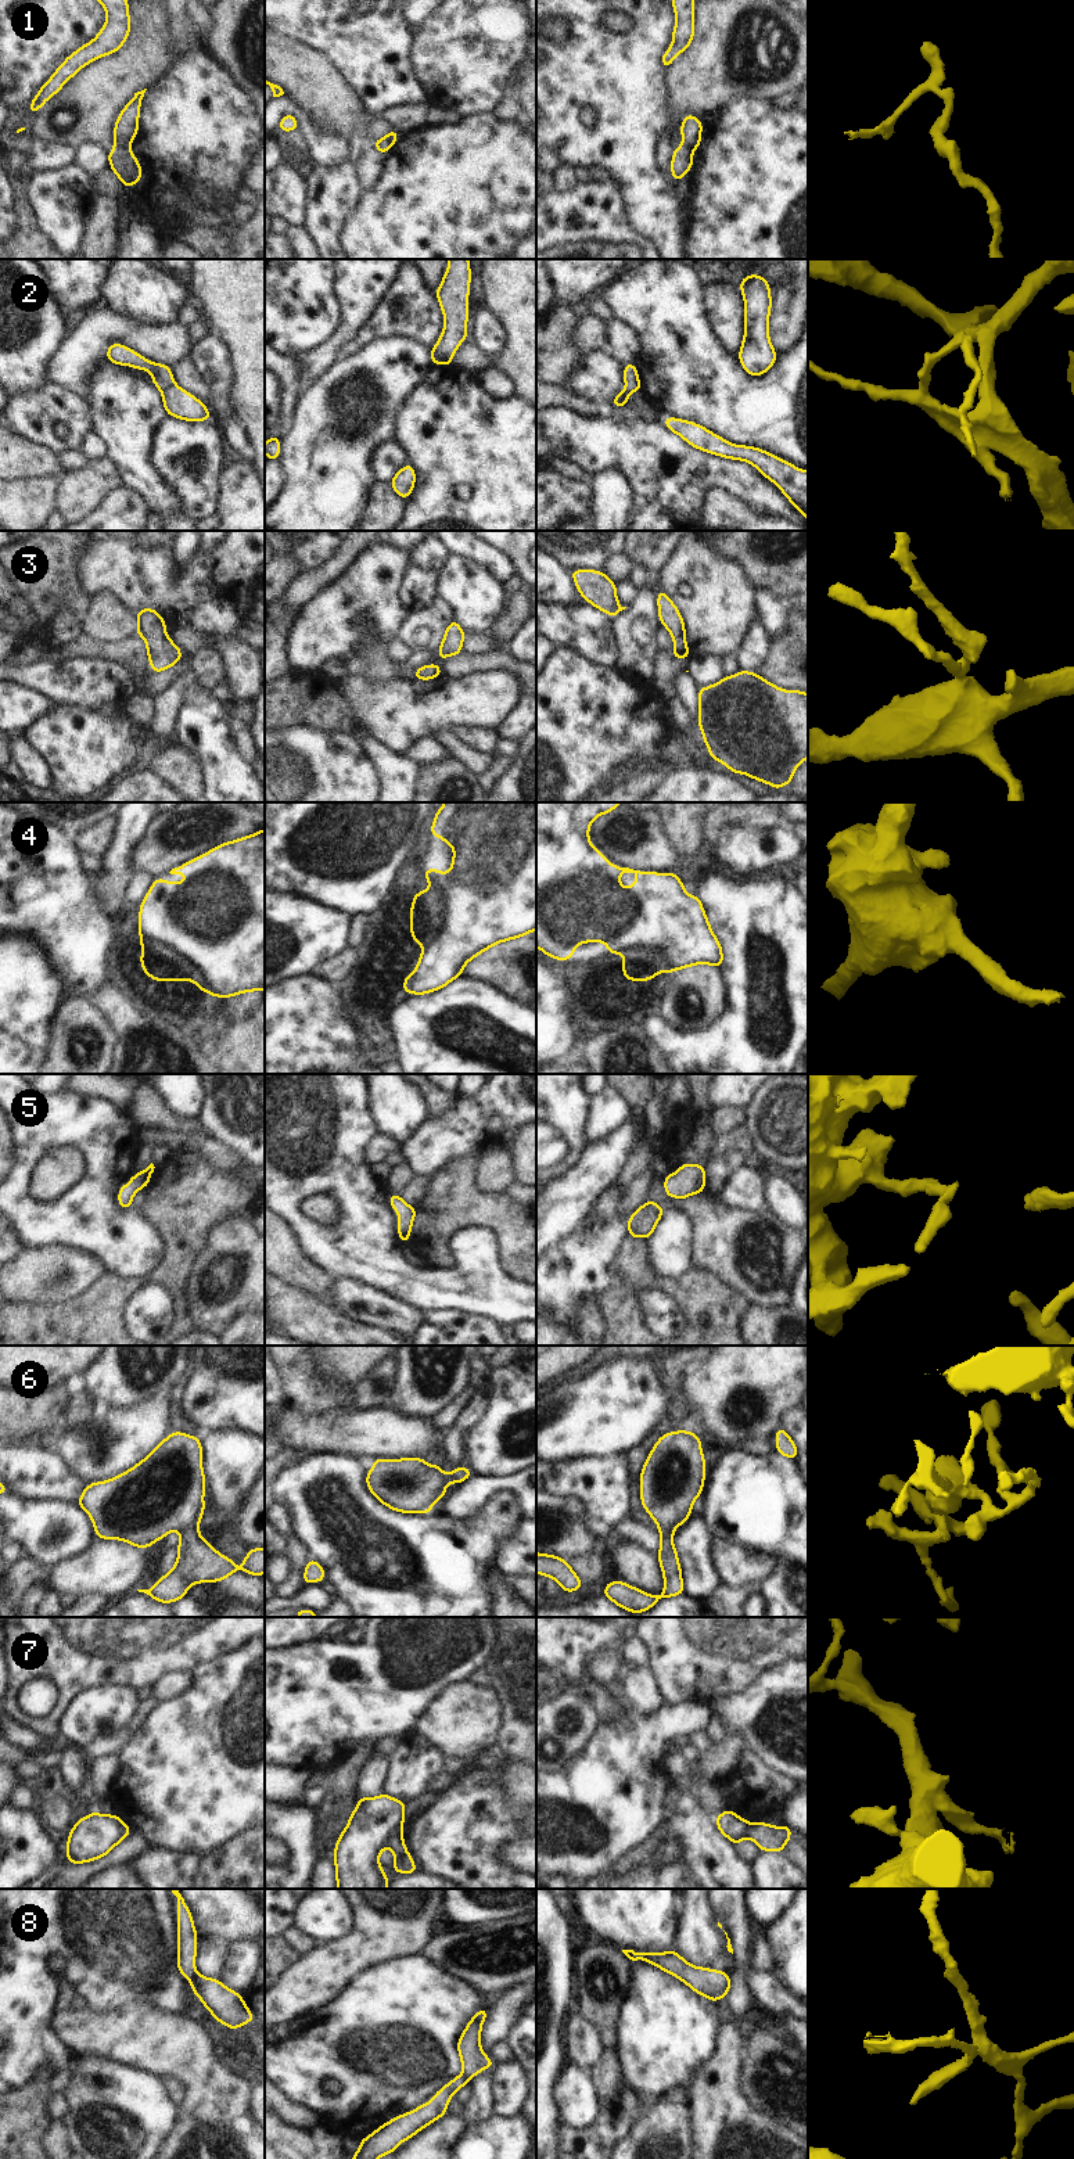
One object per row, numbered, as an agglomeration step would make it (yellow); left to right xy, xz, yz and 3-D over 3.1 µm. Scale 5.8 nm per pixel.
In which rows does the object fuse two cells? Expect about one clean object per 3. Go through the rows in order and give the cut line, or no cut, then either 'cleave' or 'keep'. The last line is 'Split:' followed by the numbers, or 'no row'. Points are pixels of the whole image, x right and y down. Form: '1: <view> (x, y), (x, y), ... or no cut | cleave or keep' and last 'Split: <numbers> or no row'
1: xy (115, 143), (128, 146) | cleave
2: xz (433, 348), (439, 356), (439, 363) | cleave
3: no cut | keep
4: no cut | keep
5: no cut | keep
6: no cut | keep
7: xz (401, 1827), (388, 1839), (387, 1845) | cleave
8: xy (197, 1974), (190, 1980) | cleave
Split: 1, 2, 7, 8

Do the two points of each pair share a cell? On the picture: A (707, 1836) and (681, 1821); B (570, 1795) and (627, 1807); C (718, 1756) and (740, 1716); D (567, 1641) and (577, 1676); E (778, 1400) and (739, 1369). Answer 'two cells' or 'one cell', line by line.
A: one cell
B: one cell
C: two cells
D: one cell
E: one cell

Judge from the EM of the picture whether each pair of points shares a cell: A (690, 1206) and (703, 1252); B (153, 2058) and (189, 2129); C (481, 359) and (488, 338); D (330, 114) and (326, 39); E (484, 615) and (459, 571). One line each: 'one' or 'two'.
A: one
B: one
C: two
D: two
E: one

